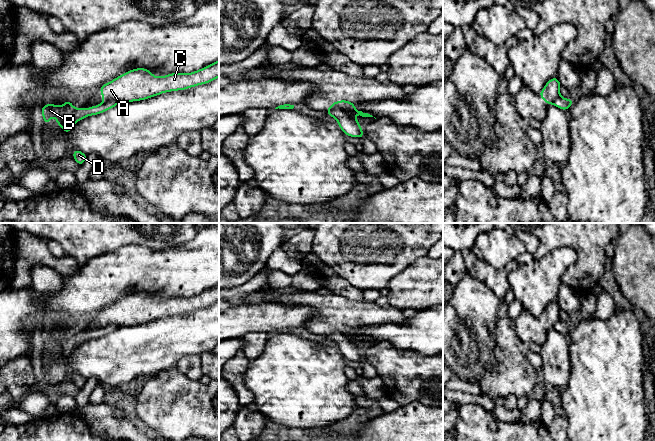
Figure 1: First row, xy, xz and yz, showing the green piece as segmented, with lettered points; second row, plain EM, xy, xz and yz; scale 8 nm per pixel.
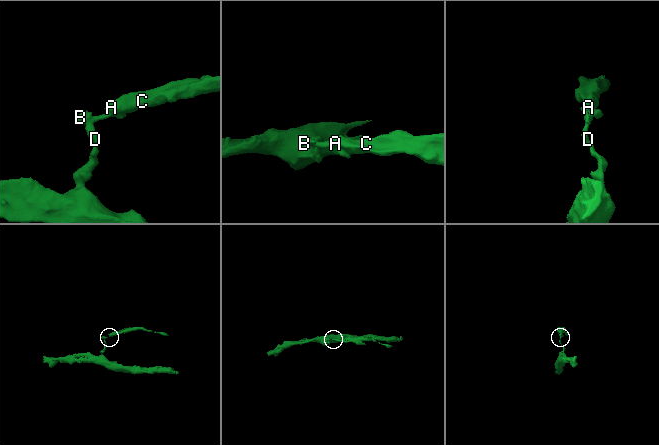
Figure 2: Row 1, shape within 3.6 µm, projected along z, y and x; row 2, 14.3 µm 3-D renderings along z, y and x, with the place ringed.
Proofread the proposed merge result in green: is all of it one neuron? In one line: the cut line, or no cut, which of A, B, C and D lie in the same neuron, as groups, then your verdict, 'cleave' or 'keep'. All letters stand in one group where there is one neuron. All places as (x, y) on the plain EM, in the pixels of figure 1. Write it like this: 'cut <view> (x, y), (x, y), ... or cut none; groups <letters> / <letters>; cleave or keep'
cut xz (333, 327), (351, 340); groups A C / B D; cleave

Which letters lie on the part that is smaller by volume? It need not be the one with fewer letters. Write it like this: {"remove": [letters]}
{"remove": ["A", "C"]}

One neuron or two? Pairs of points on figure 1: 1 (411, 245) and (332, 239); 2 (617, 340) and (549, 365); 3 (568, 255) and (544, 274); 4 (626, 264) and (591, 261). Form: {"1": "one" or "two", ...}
{"1": "one", "2": "two", "3": "one", "4": "two"}

